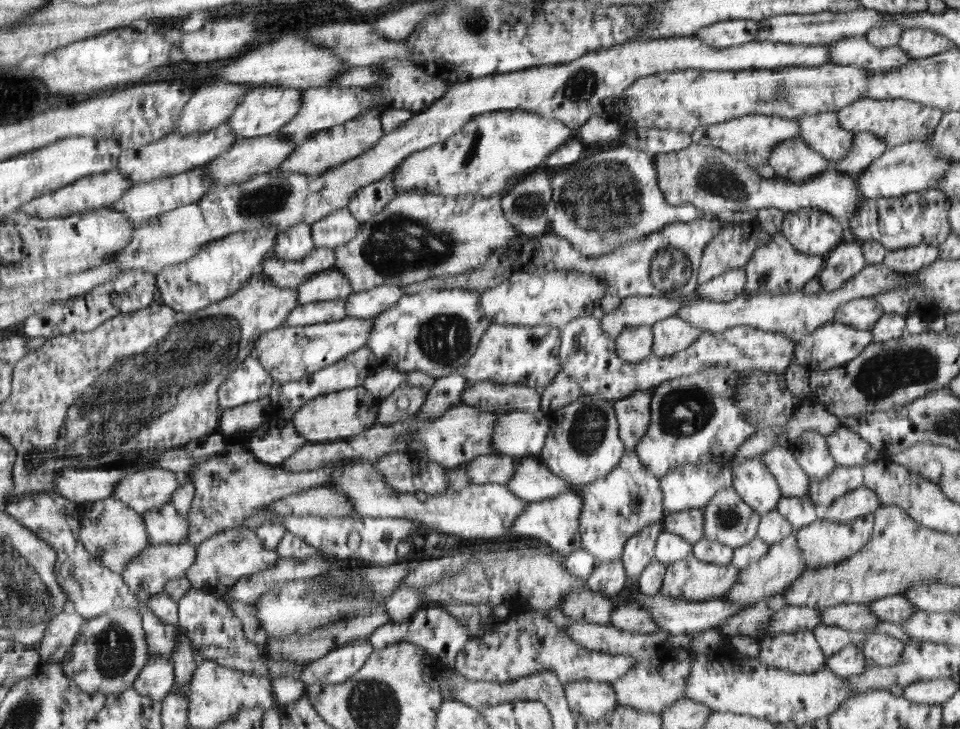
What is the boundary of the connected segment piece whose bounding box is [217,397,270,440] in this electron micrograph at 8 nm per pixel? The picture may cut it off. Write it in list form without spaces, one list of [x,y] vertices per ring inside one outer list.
[[[264,397],[260,400],[243,404],[239,407],[224,409],[223,418],[220,419],[220,428],[218,432],[225,439],[238,431],[253,431],[262,426],[266,422],[266,410],[270,405],[270,398]]]

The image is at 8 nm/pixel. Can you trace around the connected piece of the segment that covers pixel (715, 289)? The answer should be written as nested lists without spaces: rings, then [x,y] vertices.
[[[744,269],[732,270],[716,276],[709,283],[699,284],[697,292],[701,300],[728,303],[743,294],[746,283],[747,276]]]

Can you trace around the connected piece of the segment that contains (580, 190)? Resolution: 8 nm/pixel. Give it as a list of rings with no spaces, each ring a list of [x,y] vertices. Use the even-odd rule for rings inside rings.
[[[620,145],[583,158],[557,169],[552,173],[551,182],[552,203],[556,210],[551,217],[550,232],[566,238],[575,249],[580,249],[588,257],[603,256],[605,253],[616,251],[616,248],[623,248],[632,241],[637,242],[653,232],[663,231],[669,224],[686,222],[682,220],[684,216],[680,216],[680,207],[668,204],[659,187],[655,155],[636,148]]]

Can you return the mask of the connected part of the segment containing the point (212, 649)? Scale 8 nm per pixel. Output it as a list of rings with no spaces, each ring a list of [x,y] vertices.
[[[190,587],[178,603],[179,625],[190,638],[197,661],[216,661],[225,667],[235,668],[247,674],[266,676],[270,680],[280,675],[292,675],[294,679],[301,679],[304,667],[310,663],[264,658],[260,646],[244,635],[240,618],[235,617],[228,605],[215,594]]]

